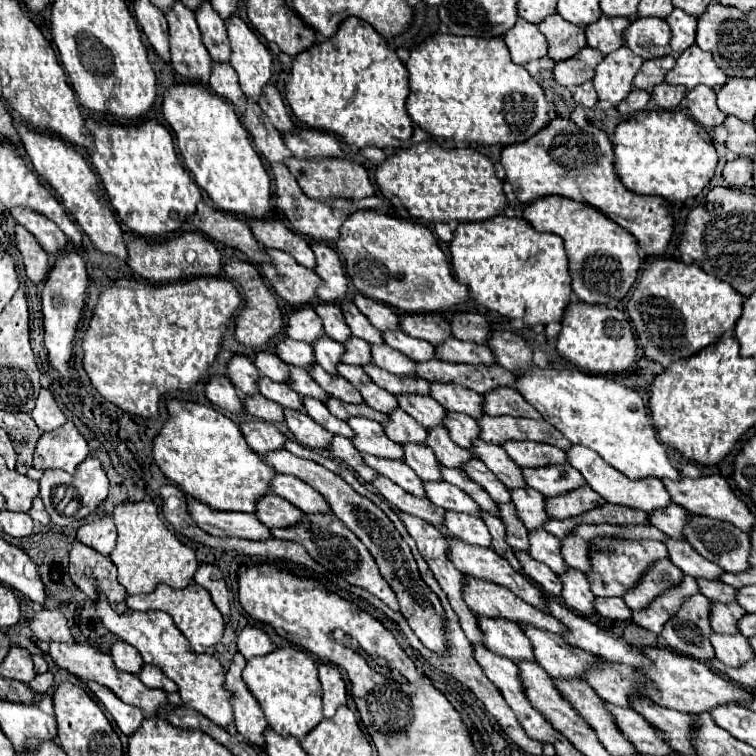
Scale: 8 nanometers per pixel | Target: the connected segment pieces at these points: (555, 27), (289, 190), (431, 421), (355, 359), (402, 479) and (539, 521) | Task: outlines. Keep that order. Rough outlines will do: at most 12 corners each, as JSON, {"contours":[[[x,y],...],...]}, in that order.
{"contours":[[[559,14],[539,24],[555,62],[587,46],[581,26]],[[271,162],[277,208],[293,230],[335,242],[355,210],[379,210],[361,202],[313,202],[285,164]],[[401,394],[399,408],[425,428],[441,424],[445,408],[431,396]],[[349,336],[343,342],[343,362],[365,366],[371,362],[369,344]],[[361,454],[367,466],[415,496],[421,478],[403,460]],[[507,488],[517,518],[527,530],[547,520],[545,496],[537,490]]]}

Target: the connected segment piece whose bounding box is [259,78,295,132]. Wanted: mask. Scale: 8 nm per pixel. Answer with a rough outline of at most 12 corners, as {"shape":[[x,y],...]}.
{"shape":[[277,82],[261,92],[259,106],[279,132],[295,128]]}

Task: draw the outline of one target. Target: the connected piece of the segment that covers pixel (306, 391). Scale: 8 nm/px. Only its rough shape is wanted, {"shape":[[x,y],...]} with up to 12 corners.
{"shape":[[289,366],[289,382],[299,396],[325,402],[327,394],[301,368]]}

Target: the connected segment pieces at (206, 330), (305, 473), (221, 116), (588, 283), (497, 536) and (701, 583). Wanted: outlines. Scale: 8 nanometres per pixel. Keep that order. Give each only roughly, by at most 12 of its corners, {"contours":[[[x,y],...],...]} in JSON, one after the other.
{"contours":[[[199,276],[101,290],[83,336],[97,392],[157,416],[209,376],[241,306]],[[285,448],[263,460],[313,486],[367,546],[399,612],[445,652],[439,598],[393,522],[337,474]],[[161,96],[197,186],[219,210],[271,212],[271,180],[225,98]],[[545,196],[523,210],[563,238],[581,302],[615,308],[637,240],[593,206]],[[481,510],[481,518],[491,532],[493,550],[521,570],[511,546],[505,542],[501,518]],[[719,580],[697,586],[713,602],[735,602],[735,588]]]}

